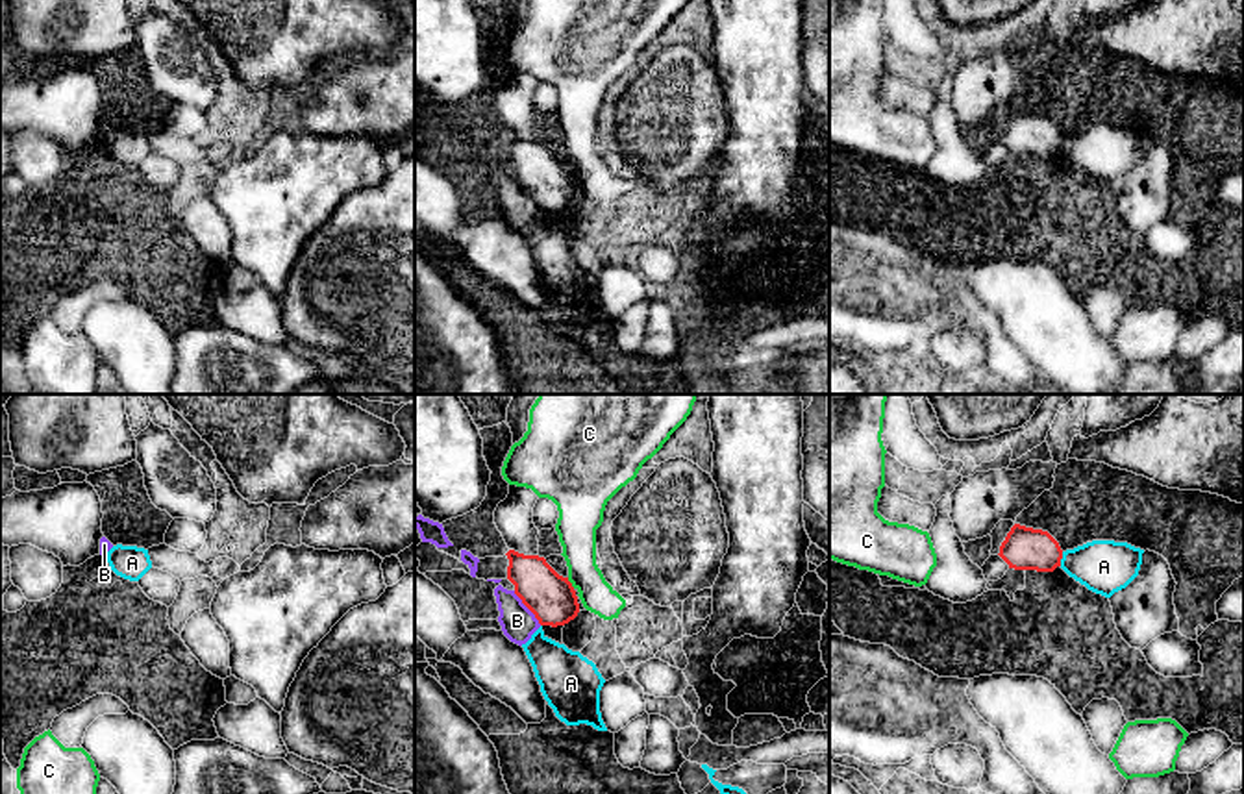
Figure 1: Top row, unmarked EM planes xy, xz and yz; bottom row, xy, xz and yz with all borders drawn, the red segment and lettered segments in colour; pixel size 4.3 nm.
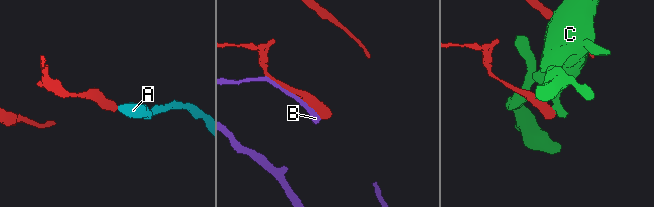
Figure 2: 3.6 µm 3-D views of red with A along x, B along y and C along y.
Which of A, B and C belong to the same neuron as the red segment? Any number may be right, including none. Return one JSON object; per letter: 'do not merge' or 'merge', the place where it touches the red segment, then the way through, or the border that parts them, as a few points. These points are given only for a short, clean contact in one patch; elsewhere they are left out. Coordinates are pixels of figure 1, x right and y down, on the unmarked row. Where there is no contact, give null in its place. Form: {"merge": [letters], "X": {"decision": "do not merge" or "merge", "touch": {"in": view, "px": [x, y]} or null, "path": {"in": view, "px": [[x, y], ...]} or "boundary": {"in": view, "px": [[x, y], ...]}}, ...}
{"merge": [], "A": {"decision": "do not merge", "touch": {"in": "yz", "px": [1061, 143]}}, "B": {"decision": "do not merge", "touch": {"in": "xz", "px": [526, 191]}}, "C": {"decision": "do not merge", "touch": {"in": "xz", "px": [571, 169]}, "boundary": {"in": "xz", "px": [[567, 163], [574, 173]]}}}

